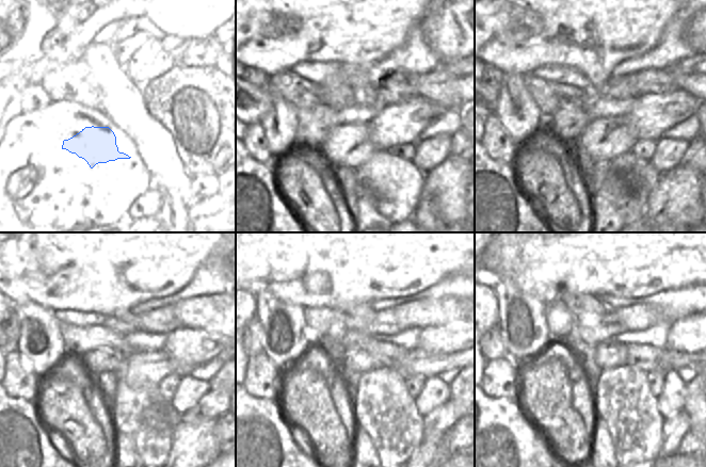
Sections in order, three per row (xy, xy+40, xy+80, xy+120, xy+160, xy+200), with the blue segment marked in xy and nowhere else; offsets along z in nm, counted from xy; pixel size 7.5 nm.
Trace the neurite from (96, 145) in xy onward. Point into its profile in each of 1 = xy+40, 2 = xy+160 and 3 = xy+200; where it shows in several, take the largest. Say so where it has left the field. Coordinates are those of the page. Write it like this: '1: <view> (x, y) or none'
1: xy+40 (350, 145)
2: xy+160 (419, 364)
3: xy+200 (670, 359)

